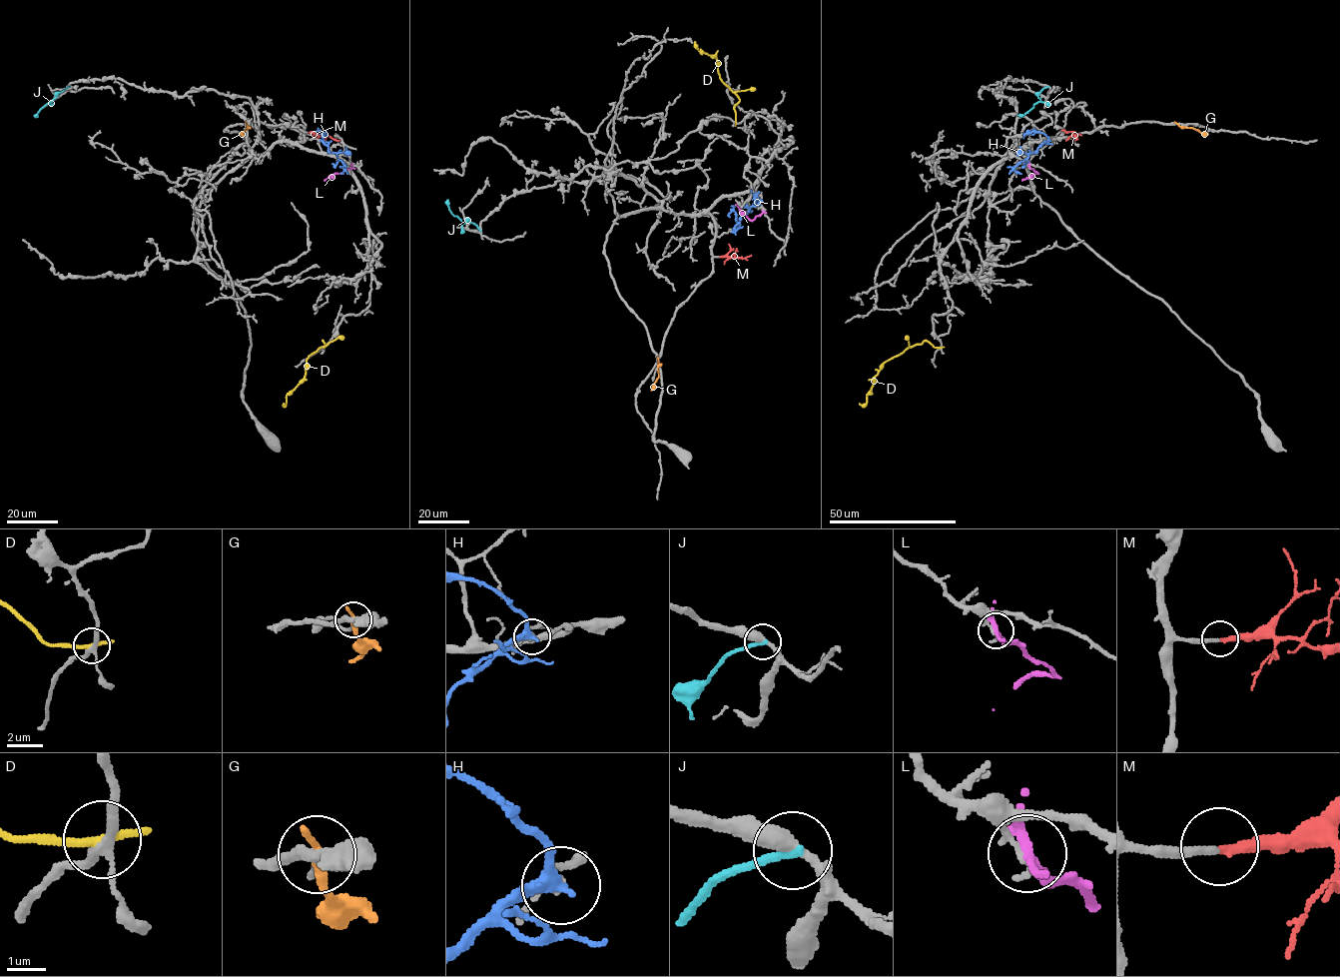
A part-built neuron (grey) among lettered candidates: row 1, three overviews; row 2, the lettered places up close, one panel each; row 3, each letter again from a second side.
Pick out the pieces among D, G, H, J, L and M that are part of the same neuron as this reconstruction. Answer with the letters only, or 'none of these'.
M

